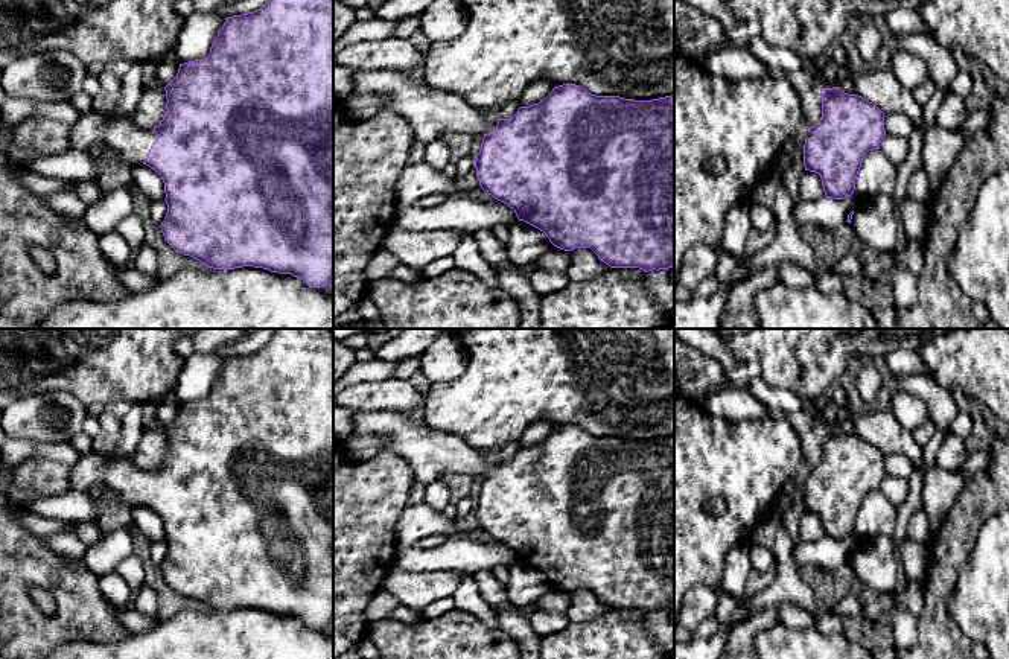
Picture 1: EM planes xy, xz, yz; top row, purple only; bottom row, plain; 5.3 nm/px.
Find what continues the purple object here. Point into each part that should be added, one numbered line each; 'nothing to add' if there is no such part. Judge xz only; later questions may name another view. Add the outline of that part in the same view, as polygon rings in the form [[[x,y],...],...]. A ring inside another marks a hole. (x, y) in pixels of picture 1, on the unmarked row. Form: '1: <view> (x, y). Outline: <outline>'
1: xz (431, 454). Outline: [[[352,411],[353,434],[376,437],[388,452],[403,458],[415,479],[423,484],[446,473],[470,476],[492,473],[498,461],[489,461],[479,450],[458,437],[414,423],[400,411]]]

